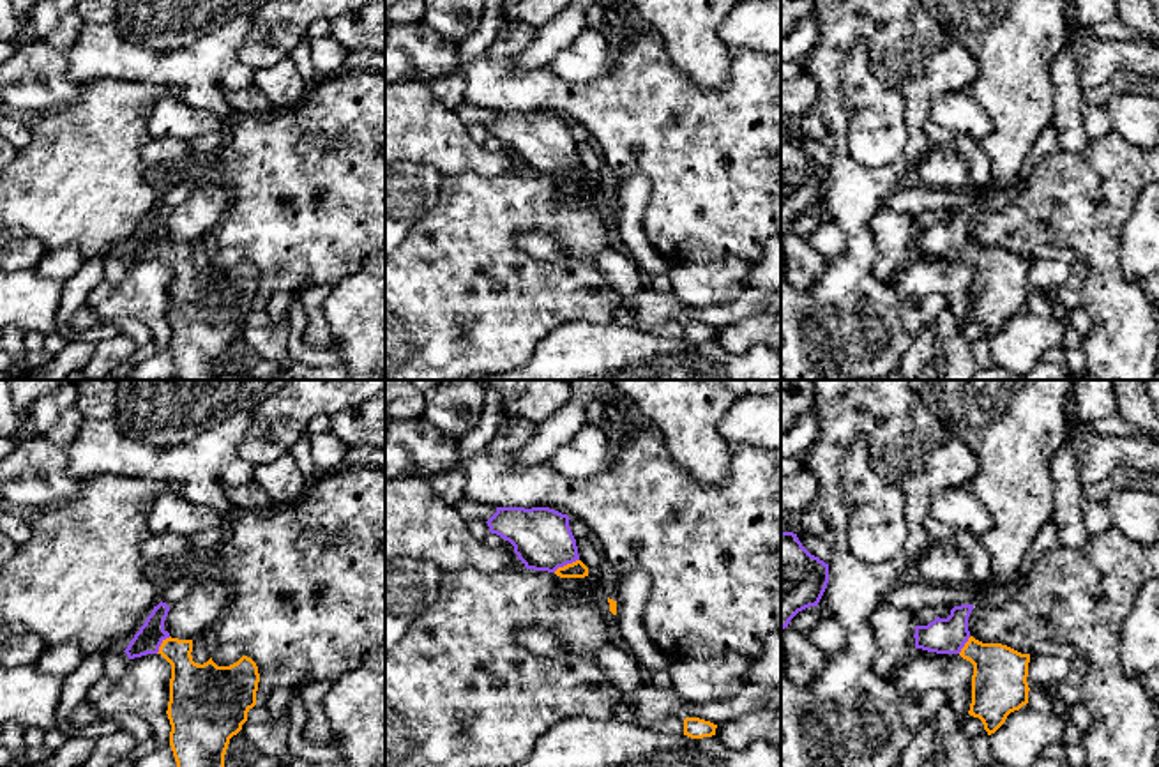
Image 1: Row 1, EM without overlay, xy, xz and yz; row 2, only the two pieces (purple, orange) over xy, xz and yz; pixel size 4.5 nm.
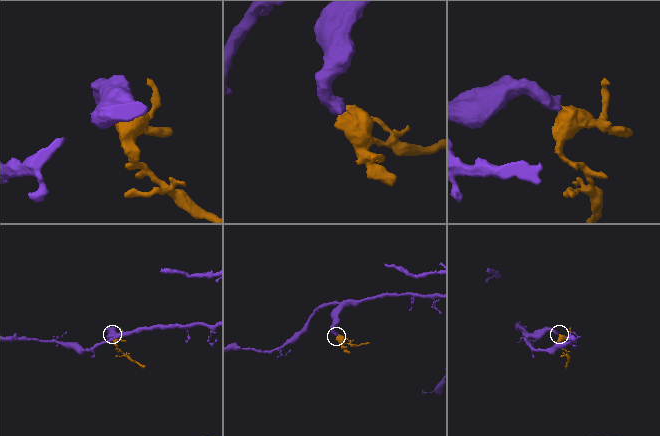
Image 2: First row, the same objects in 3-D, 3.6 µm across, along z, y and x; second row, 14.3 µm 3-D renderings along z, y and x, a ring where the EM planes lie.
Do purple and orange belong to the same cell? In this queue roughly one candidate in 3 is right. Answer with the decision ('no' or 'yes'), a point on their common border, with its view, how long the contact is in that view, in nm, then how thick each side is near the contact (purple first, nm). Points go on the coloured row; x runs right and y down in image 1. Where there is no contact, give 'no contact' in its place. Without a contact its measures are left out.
yes; contact xz (566, 564); length 130 nm; calibres 280 and 80 nm

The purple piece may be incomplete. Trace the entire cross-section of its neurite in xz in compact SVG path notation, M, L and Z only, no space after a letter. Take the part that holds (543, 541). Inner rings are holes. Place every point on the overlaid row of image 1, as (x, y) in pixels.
M496 507L486 521L491 534L514 546L526 569L555 573L560 578L585 578L569 516L549 507Z

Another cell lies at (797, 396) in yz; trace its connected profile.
M781 380L781 433L814 406L814 380Z

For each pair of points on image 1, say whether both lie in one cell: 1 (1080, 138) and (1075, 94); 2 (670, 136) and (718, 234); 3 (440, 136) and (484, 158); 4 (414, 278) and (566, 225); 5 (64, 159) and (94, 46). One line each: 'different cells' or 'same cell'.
1: same cell
2: same cell
3: same cell
4: same cell
5: different cells

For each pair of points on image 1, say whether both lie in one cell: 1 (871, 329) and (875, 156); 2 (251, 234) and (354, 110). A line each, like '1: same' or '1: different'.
1: different
2: same

